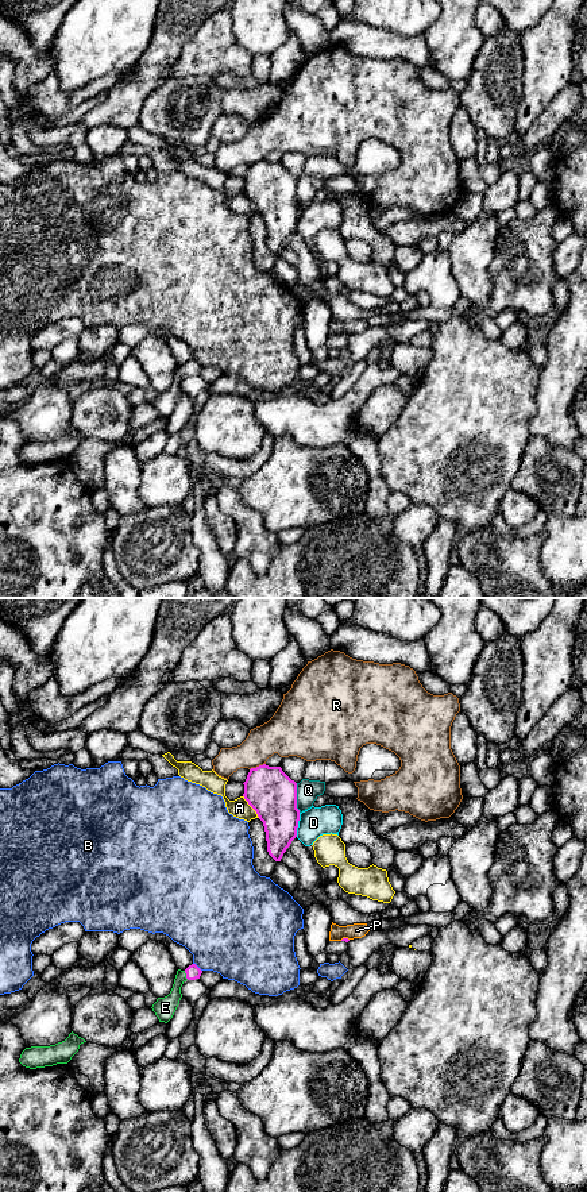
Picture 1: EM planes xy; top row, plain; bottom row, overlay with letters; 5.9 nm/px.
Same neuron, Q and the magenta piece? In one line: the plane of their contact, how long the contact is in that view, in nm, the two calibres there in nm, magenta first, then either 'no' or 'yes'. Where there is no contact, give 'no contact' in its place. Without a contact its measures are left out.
xy | 180 nm | 280/130 nm | no

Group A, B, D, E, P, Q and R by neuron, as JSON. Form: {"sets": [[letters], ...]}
{"sets": [["A"], ["B"], ["D"], ["E"], ["P"], ["Q"], ["R"]]}

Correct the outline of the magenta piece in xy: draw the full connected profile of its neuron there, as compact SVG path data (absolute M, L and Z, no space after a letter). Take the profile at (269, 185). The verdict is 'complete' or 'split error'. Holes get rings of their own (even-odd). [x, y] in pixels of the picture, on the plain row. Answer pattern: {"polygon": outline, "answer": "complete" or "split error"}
{"polygon": "M263 159L251 163L243 180L244 194L263 217L267 247L275 256L281 256L297 232L297 178L281 162Z", "answer": "complete"}

